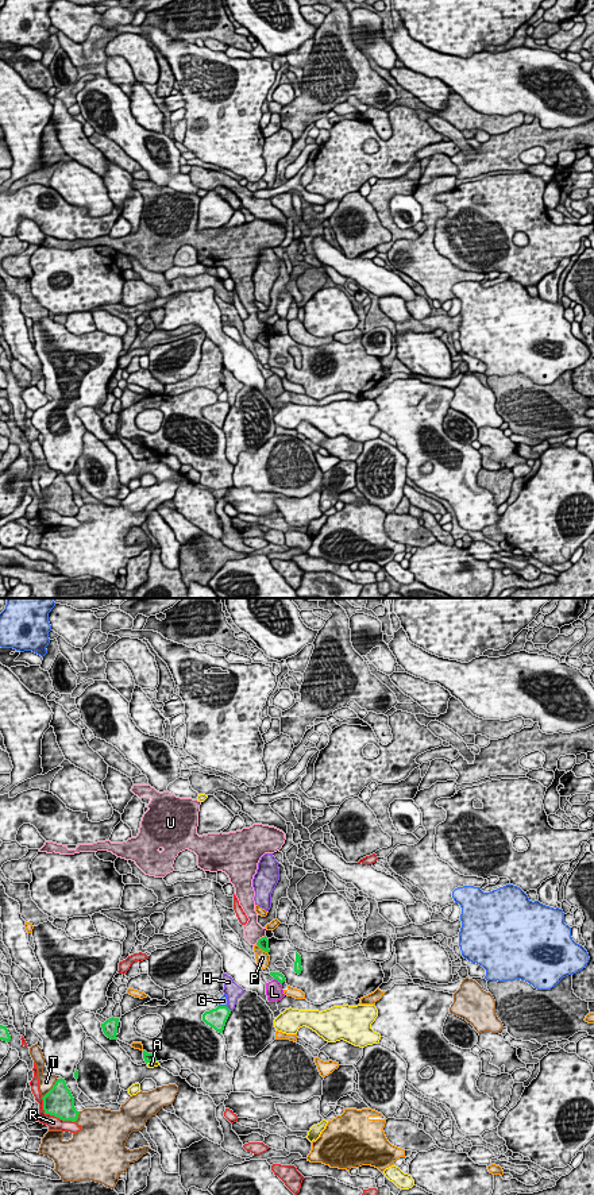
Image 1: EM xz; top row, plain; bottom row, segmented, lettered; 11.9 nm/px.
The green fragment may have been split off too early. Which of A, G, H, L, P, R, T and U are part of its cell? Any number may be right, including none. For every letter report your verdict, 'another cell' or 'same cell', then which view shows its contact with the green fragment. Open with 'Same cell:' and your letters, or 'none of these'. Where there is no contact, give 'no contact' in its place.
Same cell: none of these
A: another cell; meets green in xz
G: another cell; meets green in xz
H: another cell; meets green in xz
L: another cell; meets green in xz
P: another cell; meets green in xz
R: another cell; meets green in xz
T: another cell; meets green in xz
U: another cell; meets green in xz

